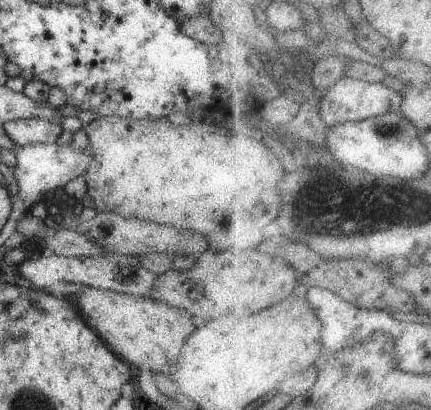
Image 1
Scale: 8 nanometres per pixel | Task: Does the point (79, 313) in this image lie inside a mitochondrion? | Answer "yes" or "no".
no

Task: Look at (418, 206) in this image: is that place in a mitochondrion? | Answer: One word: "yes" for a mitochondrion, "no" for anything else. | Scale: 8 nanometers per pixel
yes

